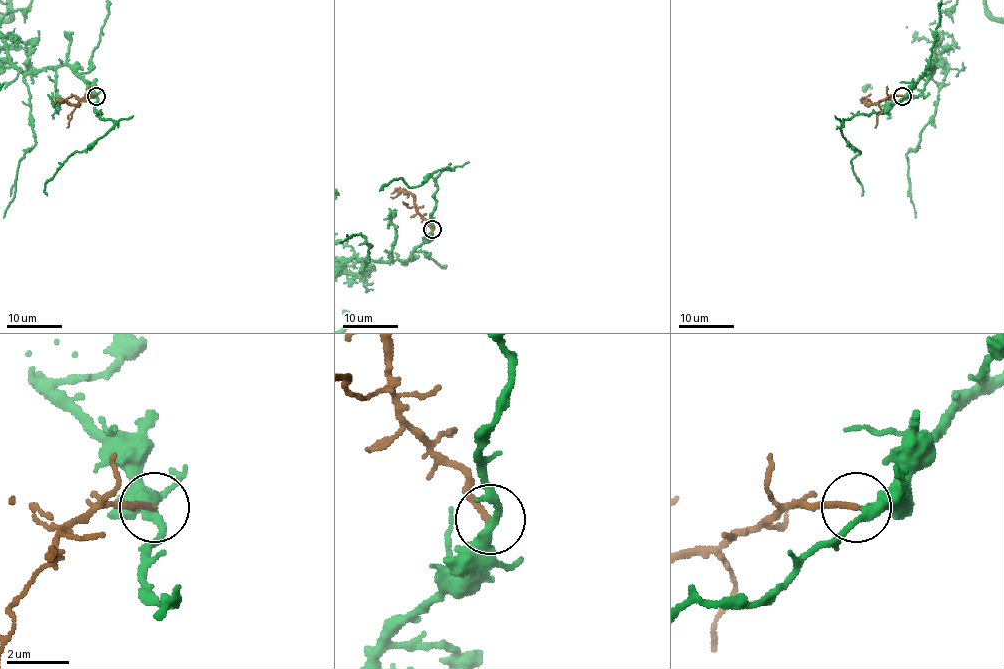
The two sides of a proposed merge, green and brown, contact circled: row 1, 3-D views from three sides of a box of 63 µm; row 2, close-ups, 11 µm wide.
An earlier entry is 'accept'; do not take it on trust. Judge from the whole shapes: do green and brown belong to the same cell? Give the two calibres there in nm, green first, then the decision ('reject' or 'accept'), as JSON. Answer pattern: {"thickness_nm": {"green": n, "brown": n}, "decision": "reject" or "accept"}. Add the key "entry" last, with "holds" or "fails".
{"thickness_nm": {"green": 340, "brown": 190}, "decision": "accept", "entry": "holds"}

